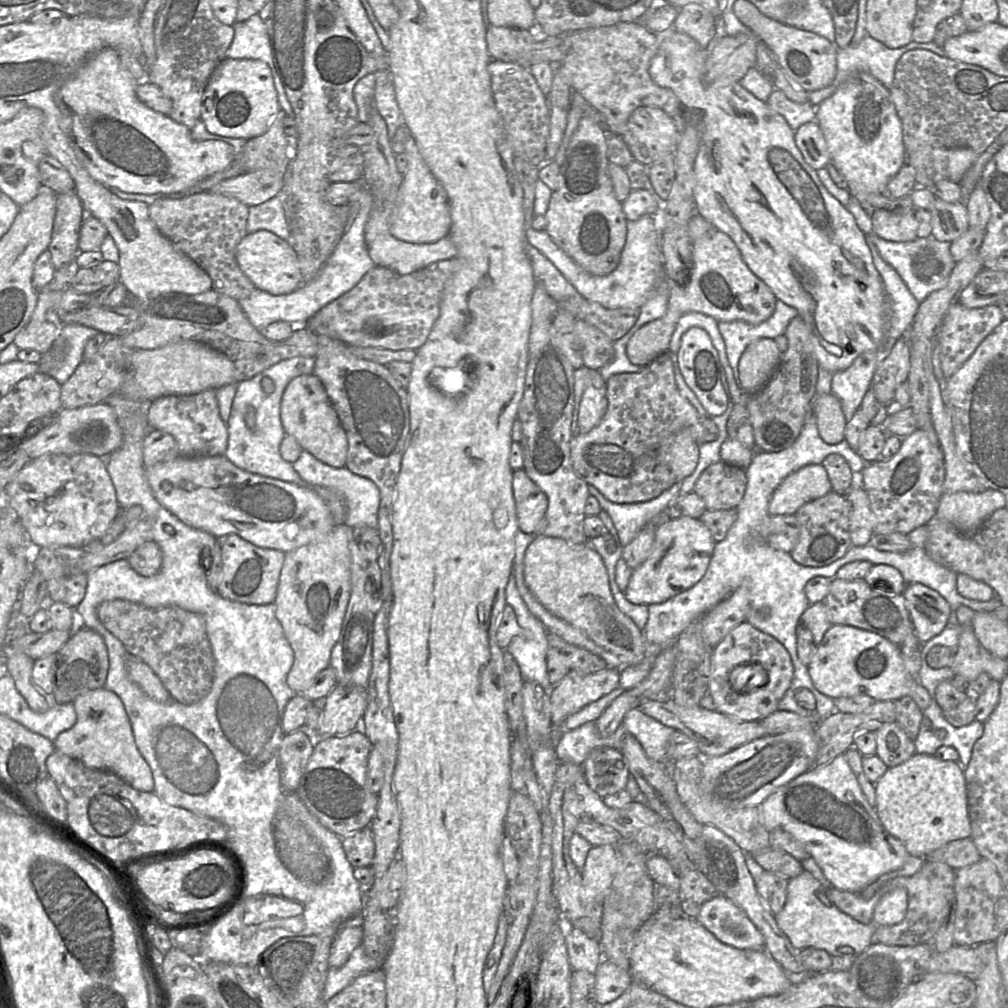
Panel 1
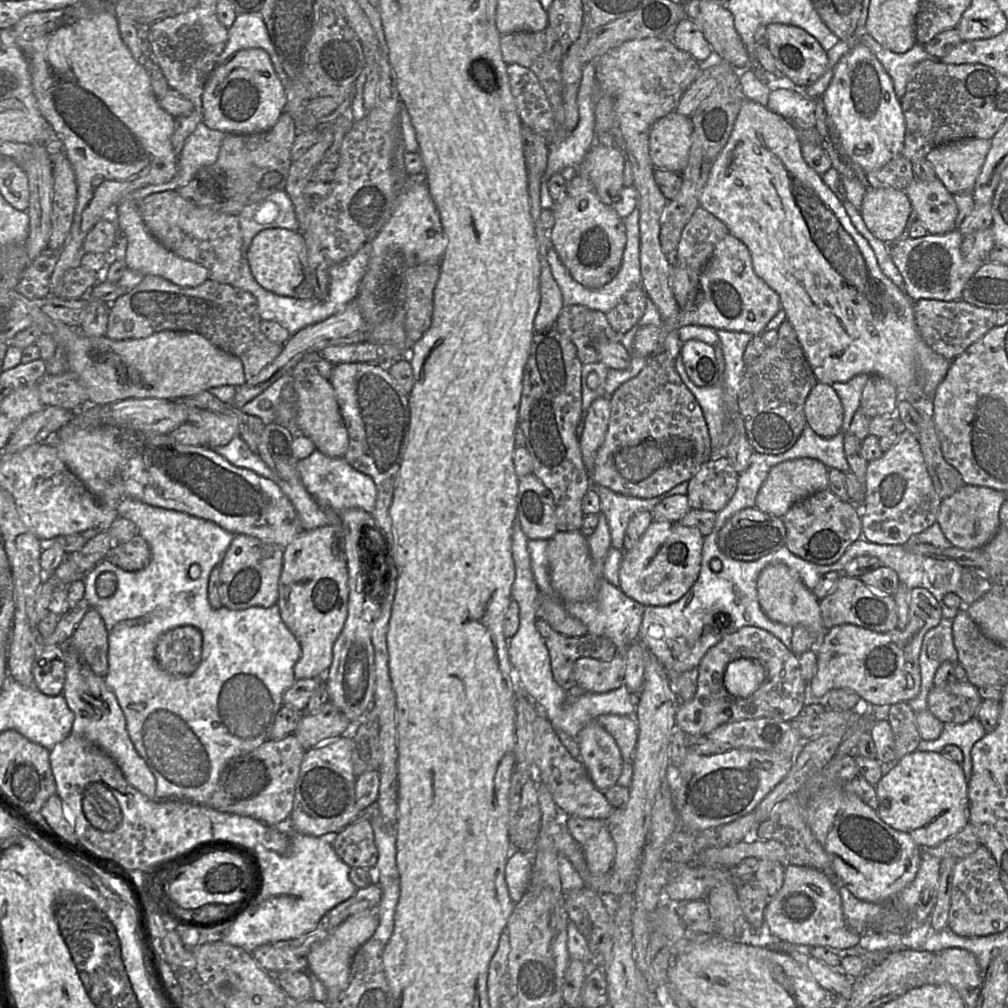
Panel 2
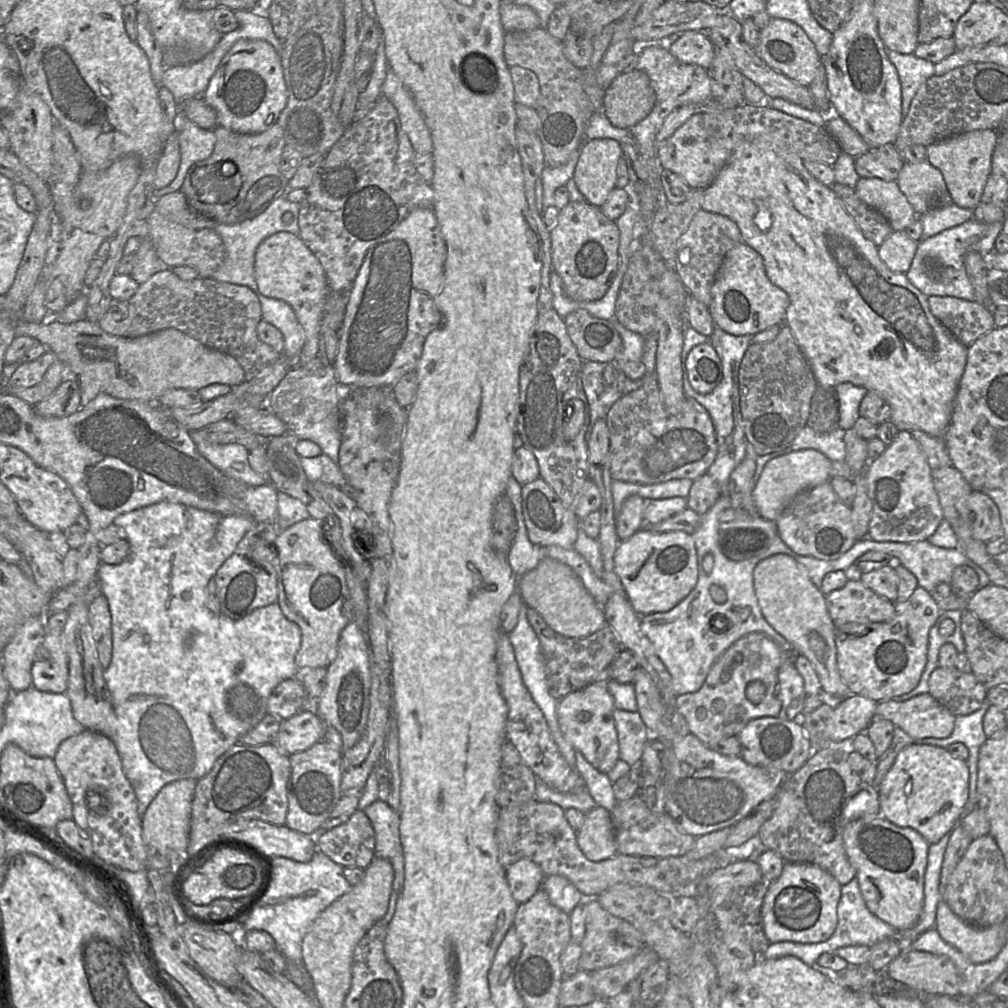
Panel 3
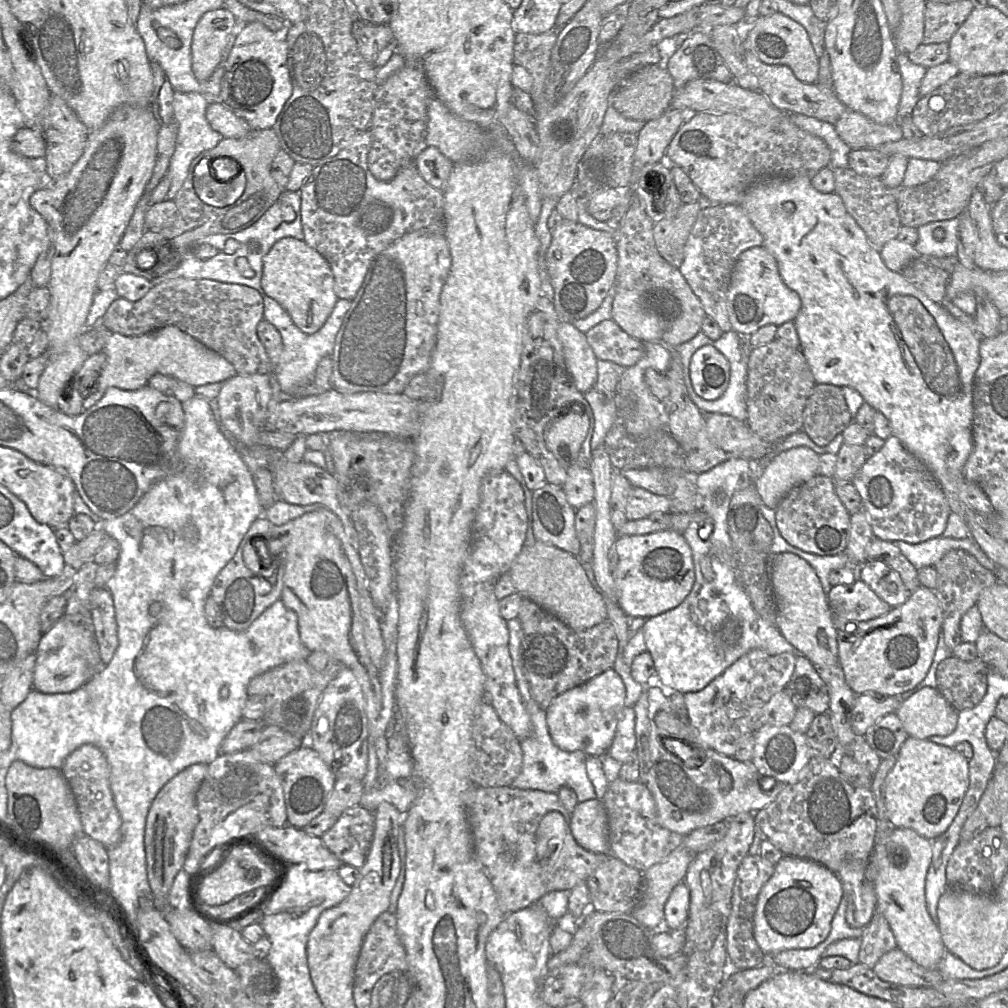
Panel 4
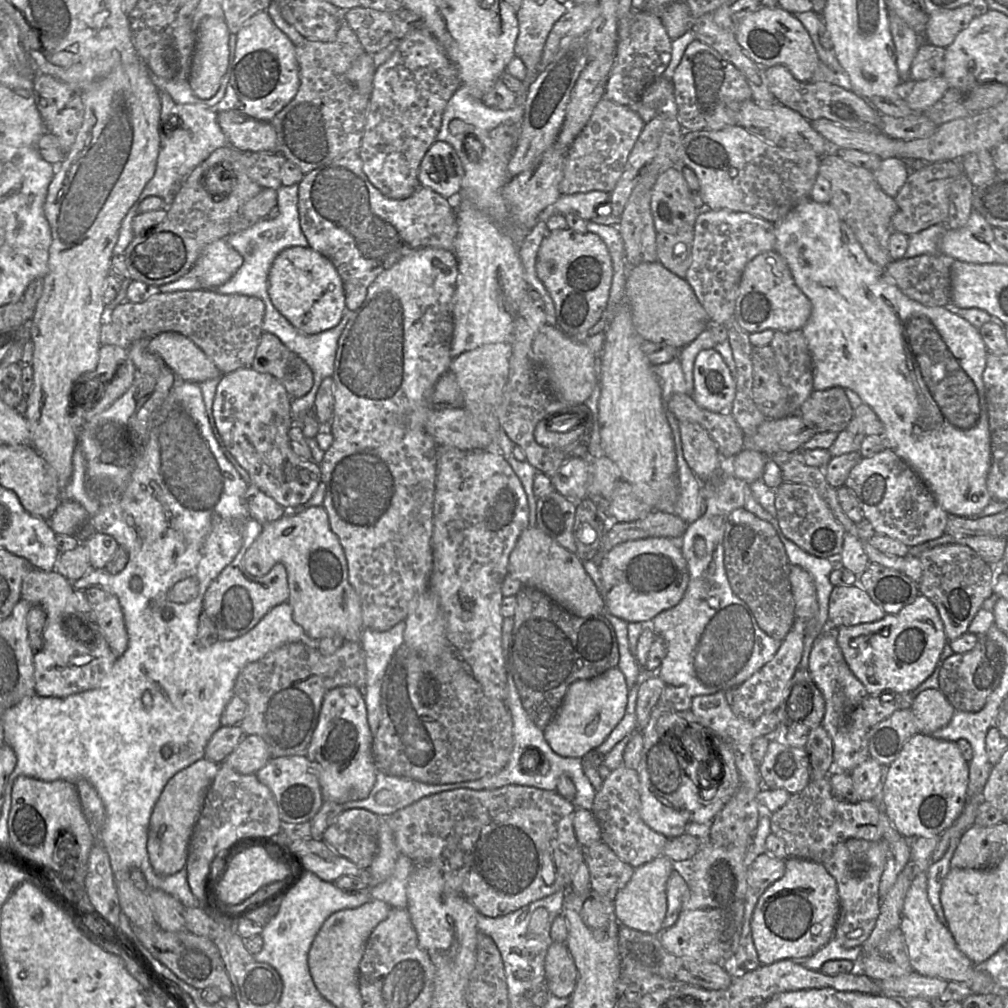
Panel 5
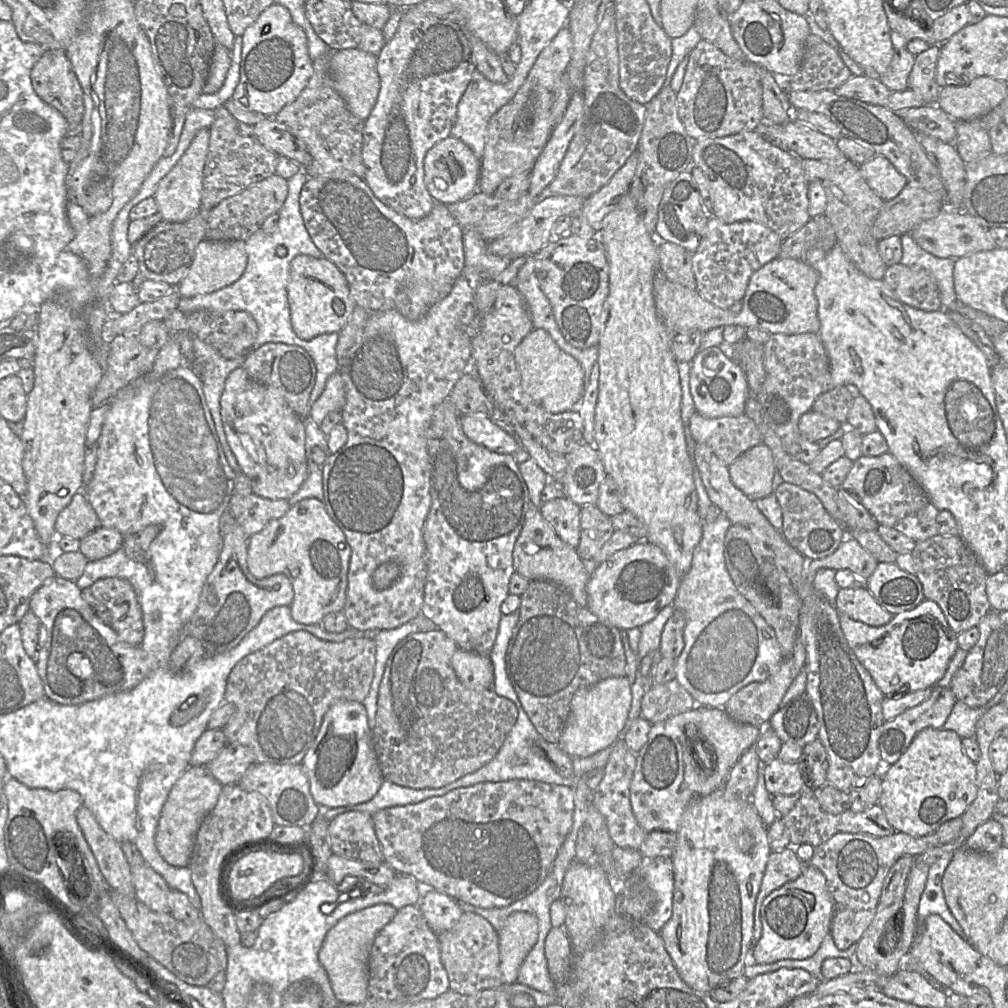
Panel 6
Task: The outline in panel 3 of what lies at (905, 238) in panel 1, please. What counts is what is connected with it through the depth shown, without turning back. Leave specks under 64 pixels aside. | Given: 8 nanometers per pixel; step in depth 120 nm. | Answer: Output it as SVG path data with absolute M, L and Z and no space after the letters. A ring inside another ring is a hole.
M860 178L855 190L862 202L887 219L893 231L903 231L918 219L896 181Z

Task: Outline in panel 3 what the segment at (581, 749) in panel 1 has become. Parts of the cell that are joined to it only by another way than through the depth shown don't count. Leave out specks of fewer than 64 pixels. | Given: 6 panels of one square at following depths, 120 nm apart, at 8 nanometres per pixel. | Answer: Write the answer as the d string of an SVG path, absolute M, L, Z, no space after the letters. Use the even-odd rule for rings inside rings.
M615 708L613 719L618 738L619 759L637 767L643 748L649 740L649 731L638 711L629 712Z

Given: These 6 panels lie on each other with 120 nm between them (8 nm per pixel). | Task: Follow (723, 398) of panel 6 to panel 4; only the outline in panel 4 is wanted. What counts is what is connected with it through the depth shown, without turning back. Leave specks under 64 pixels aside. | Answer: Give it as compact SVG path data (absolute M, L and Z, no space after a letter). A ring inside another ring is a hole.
M713 345L702 346L692 356L690 376L693 388L701 398L716 400L728 387L729 362Z

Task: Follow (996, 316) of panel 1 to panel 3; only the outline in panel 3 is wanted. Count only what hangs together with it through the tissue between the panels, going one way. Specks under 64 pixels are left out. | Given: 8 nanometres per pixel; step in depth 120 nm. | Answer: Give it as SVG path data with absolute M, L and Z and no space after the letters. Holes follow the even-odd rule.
M931 296L928 303L936 319L966 347L995 327L994 311L978 302Z

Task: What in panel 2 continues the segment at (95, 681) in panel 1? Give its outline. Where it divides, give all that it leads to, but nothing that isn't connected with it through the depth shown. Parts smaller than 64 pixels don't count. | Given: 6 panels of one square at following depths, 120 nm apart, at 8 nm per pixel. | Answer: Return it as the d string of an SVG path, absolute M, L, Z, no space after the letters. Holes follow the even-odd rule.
M95 609L88 610L69 638L69 643L97 676L105 678L108 673L108 633L102 617Z

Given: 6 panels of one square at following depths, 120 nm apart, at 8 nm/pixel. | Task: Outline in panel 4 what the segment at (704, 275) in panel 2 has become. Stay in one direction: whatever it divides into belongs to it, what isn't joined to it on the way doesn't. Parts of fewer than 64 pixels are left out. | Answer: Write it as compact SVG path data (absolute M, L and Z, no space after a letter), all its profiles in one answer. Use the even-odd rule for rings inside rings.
M755 246L743 251L735 263L727 306L732 330L749 336L767 324L780 326L794 321L801 308L801 299L783 281L772 254L763 246Z

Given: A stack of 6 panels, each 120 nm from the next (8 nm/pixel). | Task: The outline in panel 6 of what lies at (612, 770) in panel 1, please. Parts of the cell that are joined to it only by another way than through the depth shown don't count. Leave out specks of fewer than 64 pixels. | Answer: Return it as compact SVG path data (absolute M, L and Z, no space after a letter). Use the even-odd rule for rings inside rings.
M626 676L611 677L577 690L570 702L570 711L558 742L572 758L586 758L604 750L619 739L631 707L631 684Z

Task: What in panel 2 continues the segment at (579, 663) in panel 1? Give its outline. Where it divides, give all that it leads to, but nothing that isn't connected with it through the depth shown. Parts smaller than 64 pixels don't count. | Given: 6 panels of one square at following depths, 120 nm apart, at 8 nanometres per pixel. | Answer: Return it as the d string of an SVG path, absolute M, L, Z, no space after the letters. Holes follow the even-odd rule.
M537 617L536 628L547 647L554 681L567 691L576 686L573 665L581 658L610 661L617 649L608 638L586 634L568 637L558 633L542 618Z

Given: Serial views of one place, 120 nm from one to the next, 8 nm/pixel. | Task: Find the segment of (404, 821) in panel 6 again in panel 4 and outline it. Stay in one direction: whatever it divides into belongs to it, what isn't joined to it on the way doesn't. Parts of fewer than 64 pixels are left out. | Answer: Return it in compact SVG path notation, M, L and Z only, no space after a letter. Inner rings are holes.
M473 787L465 794L465 808L471 831L474 854L486 871L494 887L498 905L505 916L525 909L553 891L570 892L580 882L586 882L593 872L611 854L593 854L583 849L571 831L571 814L560 802L557 794L513 787ZM550 812L561 814L566 822L566 835L559 851L550 859L540 859L536 852L535 837L542 819Z

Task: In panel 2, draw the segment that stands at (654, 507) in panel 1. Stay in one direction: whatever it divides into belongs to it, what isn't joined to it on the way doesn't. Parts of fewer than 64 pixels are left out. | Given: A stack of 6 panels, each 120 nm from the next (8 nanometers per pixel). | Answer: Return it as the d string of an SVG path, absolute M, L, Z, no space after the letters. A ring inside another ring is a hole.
M685 481L660 496L642 499L625 496L592 483L592 489L600 498L601 514L605 515L608 522L612 547L624 551L624 535L630 519L637 512L650 512L664 498L674 495L687 495L688 485L689 481Z

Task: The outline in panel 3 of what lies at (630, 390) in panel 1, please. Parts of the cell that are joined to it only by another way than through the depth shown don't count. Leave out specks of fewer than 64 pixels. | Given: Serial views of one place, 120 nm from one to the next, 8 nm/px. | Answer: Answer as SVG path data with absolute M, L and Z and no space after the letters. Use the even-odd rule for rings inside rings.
M655 372L653 375L644 375L644 377L641 380L643 380L643 385L638 389L633 390L628 394L620 397L610 408L606 417L606 421L609 428L609 441L610 441L609 468L612 480L618 480L622 482L640 484L640 485L653 485L666 482L672 479L694 480L704 475L715 461L718 452L716 431L709 413L696 400L687 396L684 403L684 411L682 411L678 415L672 415L665 409L662 400L662 395L659 389L657 373Z

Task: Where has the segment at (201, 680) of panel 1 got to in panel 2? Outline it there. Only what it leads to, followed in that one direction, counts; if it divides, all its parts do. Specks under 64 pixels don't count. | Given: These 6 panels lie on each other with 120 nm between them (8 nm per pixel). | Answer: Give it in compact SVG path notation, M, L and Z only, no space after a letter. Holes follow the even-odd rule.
M191 625L174 628L158 639L156 660L168 674L187 677L200 665L202 644L203 637L198 628Z

